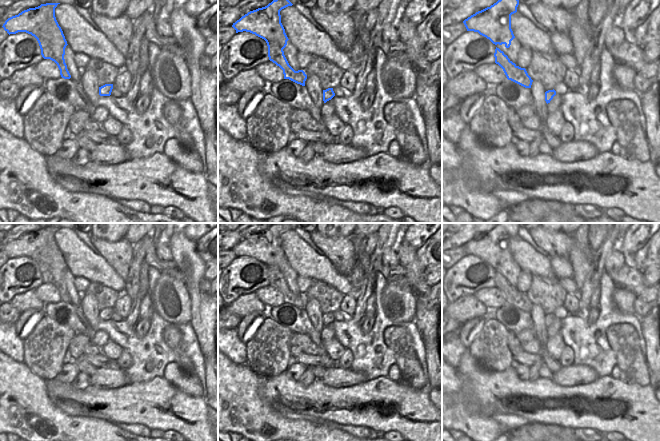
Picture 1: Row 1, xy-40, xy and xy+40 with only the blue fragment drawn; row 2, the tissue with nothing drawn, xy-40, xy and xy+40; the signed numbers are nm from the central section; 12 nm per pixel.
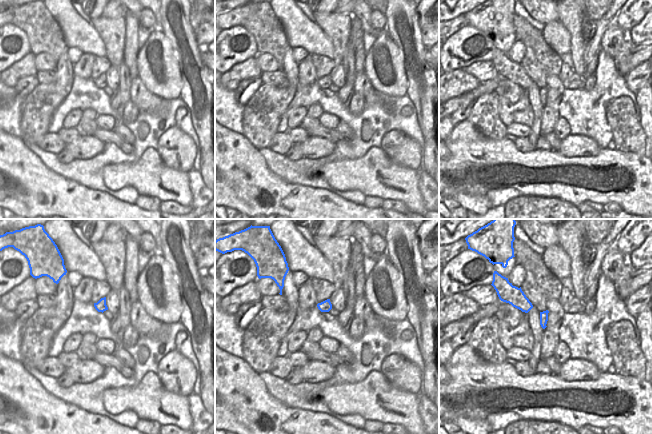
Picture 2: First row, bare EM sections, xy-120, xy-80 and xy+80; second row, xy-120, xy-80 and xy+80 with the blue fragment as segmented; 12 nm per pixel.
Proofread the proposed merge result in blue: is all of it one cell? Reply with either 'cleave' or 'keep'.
cleave

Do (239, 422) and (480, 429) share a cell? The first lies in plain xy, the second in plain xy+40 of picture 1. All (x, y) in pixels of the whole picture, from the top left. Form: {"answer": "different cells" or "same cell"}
{"answer": "same cell"}

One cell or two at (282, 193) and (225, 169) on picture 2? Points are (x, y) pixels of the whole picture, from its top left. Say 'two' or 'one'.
one

